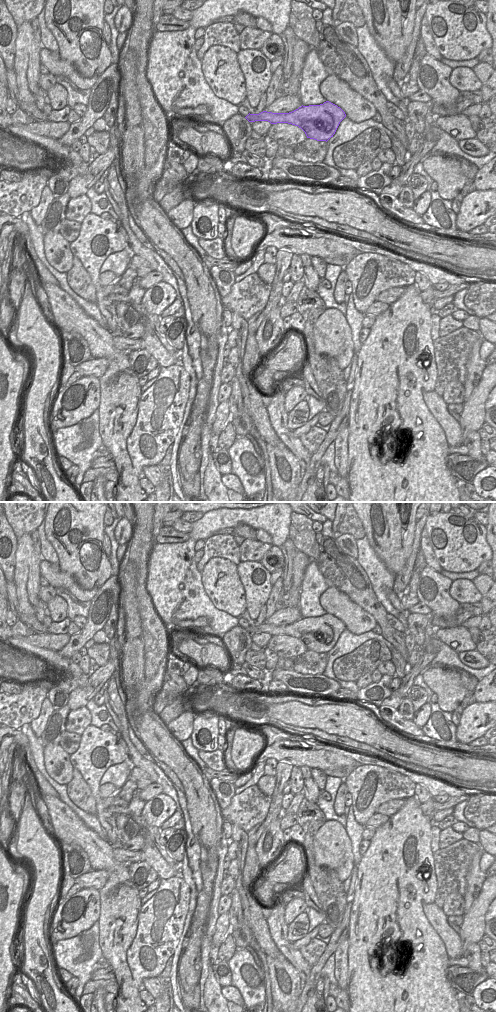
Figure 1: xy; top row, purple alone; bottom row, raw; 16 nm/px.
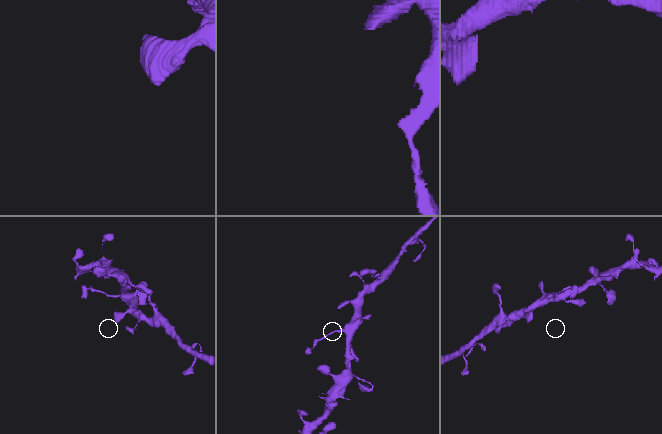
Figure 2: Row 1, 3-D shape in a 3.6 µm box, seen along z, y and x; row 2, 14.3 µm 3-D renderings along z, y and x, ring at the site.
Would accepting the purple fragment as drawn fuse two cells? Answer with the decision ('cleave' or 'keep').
cleave

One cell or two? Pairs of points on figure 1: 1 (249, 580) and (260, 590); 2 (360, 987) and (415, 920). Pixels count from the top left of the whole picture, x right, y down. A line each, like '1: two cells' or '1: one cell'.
1: one cell
2: one cell

